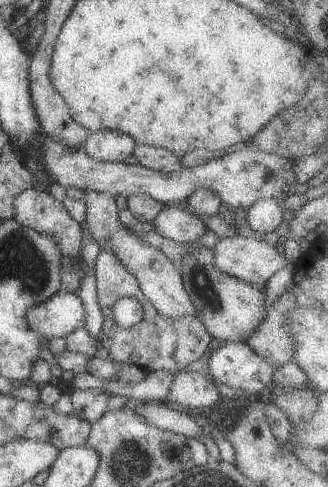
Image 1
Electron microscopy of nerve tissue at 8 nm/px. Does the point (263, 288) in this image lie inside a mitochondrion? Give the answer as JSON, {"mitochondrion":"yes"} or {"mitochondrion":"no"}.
{"mitochondrion":"no"}

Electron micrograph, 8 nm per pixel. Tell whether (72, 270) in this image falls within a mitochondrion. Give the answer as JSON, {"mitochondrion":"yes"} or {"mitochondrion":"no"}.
{"mitochondrion":"yes"}

